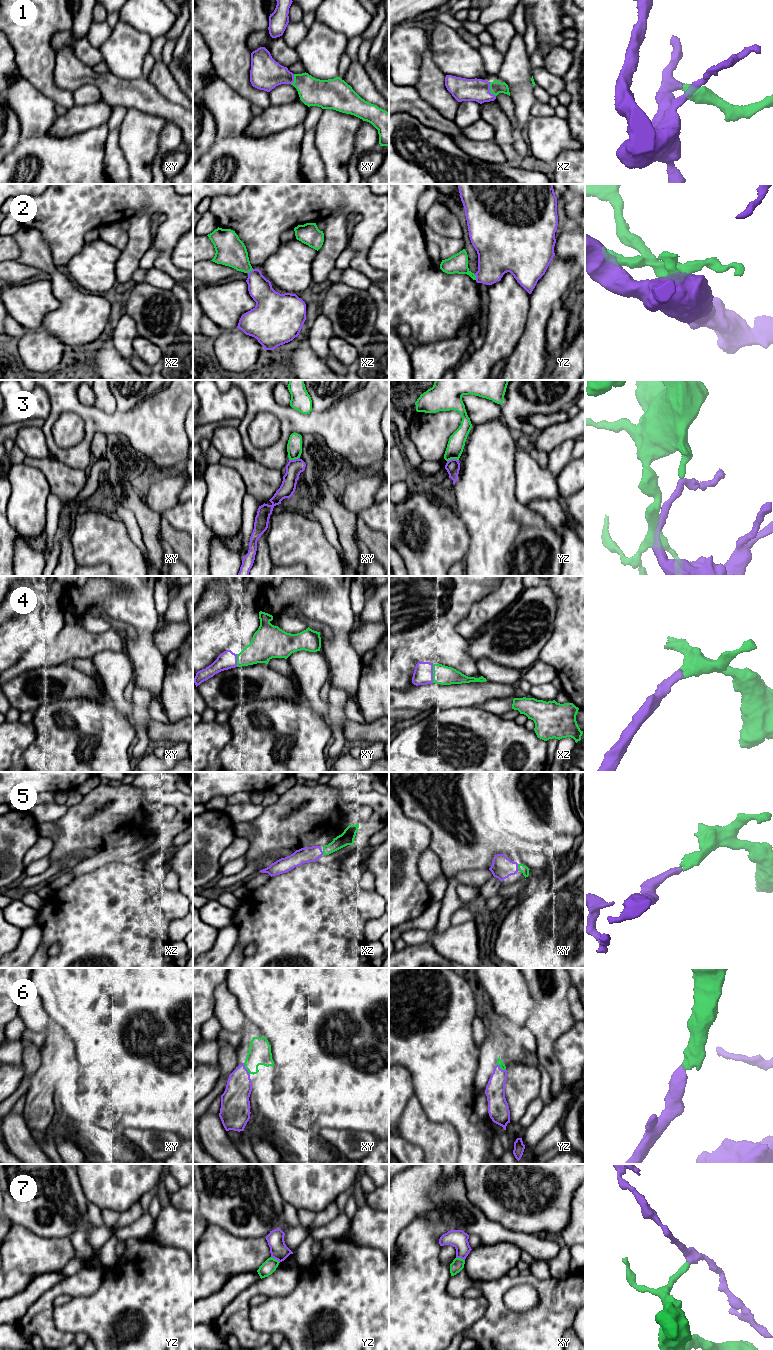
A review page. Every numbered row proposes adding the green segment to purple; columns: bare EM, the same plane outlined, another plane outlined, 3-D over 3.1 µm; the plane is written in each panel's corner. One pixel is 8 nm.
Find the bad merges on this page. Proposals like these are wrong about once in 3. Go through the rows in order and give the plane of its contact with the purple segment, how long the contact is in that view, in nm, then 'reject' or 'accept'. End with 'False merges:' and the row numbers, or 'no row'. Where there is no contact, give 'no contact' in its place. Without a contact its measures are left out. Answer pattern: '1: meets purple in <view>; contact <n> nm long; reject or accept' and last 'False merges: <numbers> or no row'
1: meets purple in xz; contact 130 nm long; accept
2: meets purple in yz; contact 50 nm long; accept
3: meets purple in yz; contact 100 nm long; reject
4: meets purple in xz; contact 150 nm long; accept
5: meets purple in xy; contact 60 nm long; accept
6: meets purple in yz; contact 90 nm long; accept
7: meets purple in yz; contact 90 nm long; reject
False merges: 3, 7

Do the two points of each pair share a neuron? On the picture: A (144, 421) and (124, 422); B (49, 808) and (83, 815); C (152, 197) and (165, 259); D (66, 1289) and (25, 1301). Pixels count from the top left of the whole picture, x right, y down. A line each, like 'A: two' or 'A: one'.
A: one
B: two
C: one
D: two

